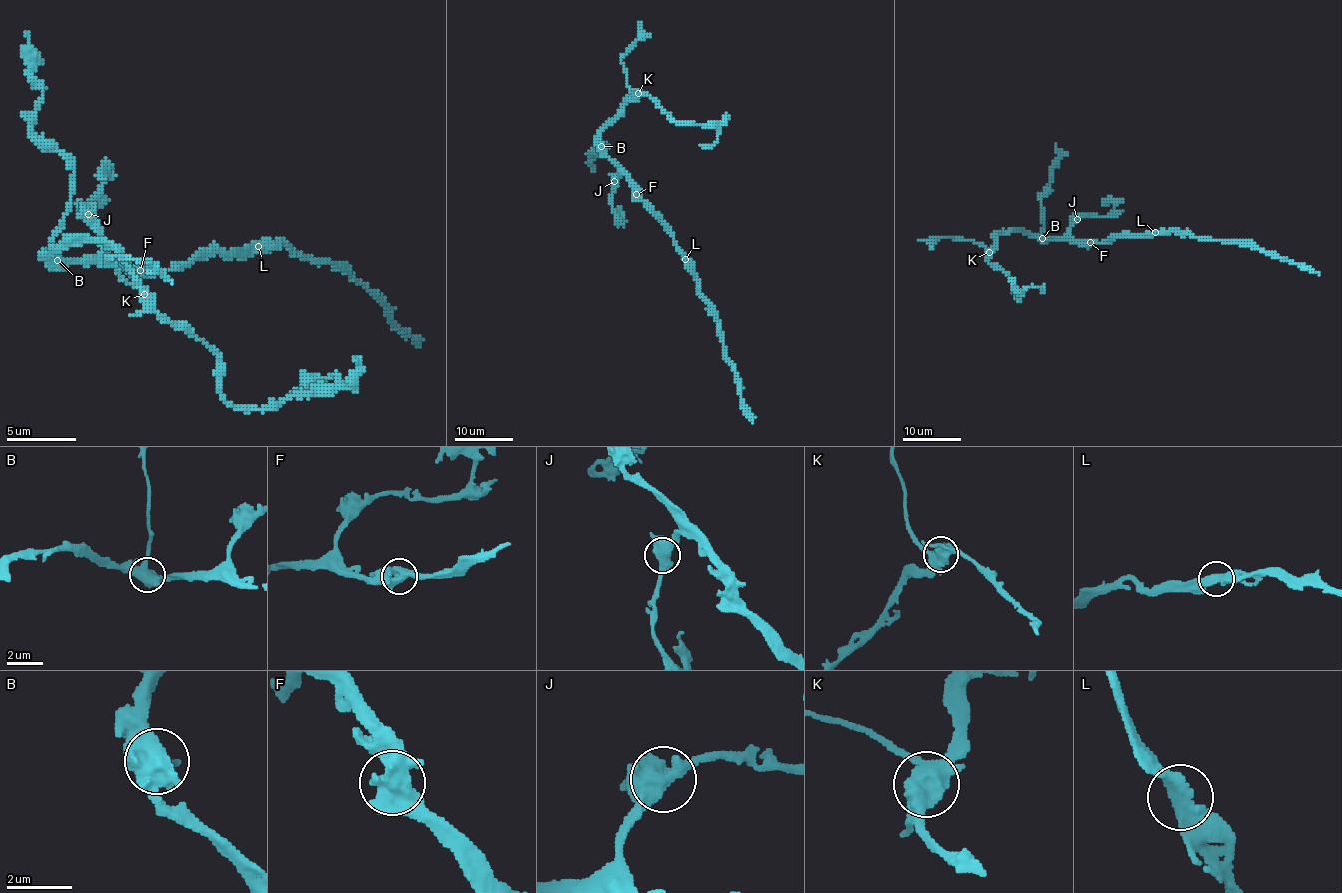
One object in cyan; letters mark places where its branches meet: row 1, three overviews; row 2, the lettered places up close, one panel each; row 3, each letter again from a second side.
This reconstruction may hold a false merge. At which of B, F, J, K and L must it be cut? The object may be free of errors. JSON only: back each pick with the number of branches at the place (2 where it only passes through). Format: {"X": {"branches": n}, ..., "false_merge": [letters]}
{"false_merge": []}

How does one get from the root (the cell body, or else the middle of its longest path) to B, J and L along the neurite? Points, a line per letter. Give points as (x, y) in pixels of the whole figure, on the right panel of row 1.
B: (1080, 242), (1042, 238)
J: (1080, 242), (1070, 233), (1071, 225), (1077, 219)
L: (1080, 242), (1108, 242), (1115, 235), (1151, 235), (1154, 232)

